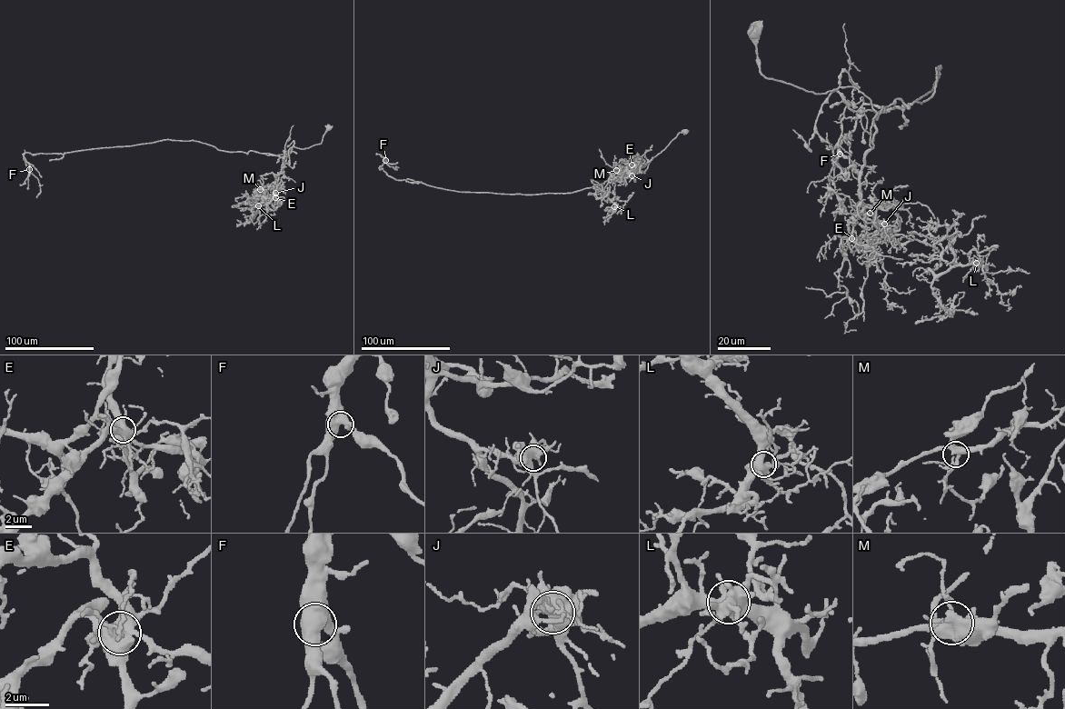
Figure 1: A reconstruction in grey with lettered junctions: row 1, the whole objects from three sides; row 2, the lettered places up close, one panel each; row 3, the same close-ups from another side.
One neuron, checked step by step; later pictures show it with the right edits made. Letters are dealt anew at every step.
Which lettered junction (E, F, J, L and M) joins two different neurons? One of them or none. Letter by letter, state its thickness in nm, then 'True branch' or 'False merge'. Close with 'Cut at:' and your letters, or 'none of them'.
E: Thickness 600 nm. False merge
F: Thickness 550 nm. True branch
J: Thickness 550 nm. True branch
L: Thickness 550 nm. True branch
M: Thickness 400 nm. True branch
Cut at: E

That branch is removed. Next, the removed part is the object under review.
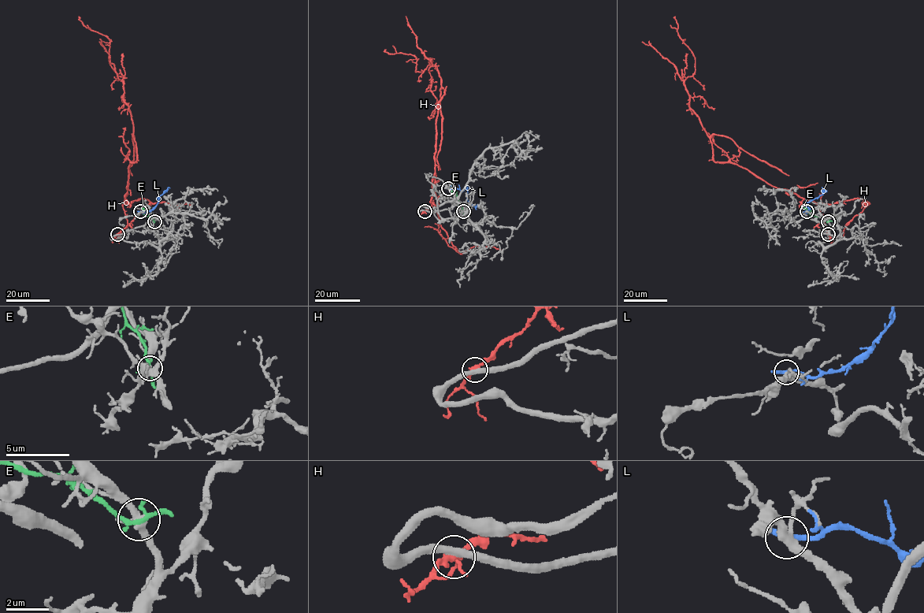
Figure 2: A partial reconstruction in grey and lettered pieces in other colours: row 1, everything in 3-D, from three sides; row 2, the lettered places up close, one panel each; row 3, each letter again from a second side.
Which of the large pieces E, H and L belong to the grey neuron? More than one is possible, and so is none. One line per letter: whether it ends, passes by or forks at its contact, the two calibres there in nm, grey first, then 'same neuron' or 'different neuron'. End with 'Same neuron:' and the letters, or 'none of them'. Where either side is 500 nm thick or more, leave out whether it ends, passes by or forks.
E: it forks there; 320 nm thick on the grey side, 170 nm on the other; different neuron
H: it passes by; 360 nm thick on the grey side, 320 nm on the other; different neuron
L: it passes by; 360 nm thick on the grey side, 240 nm on the other; different neuron
Same neuron: none of them

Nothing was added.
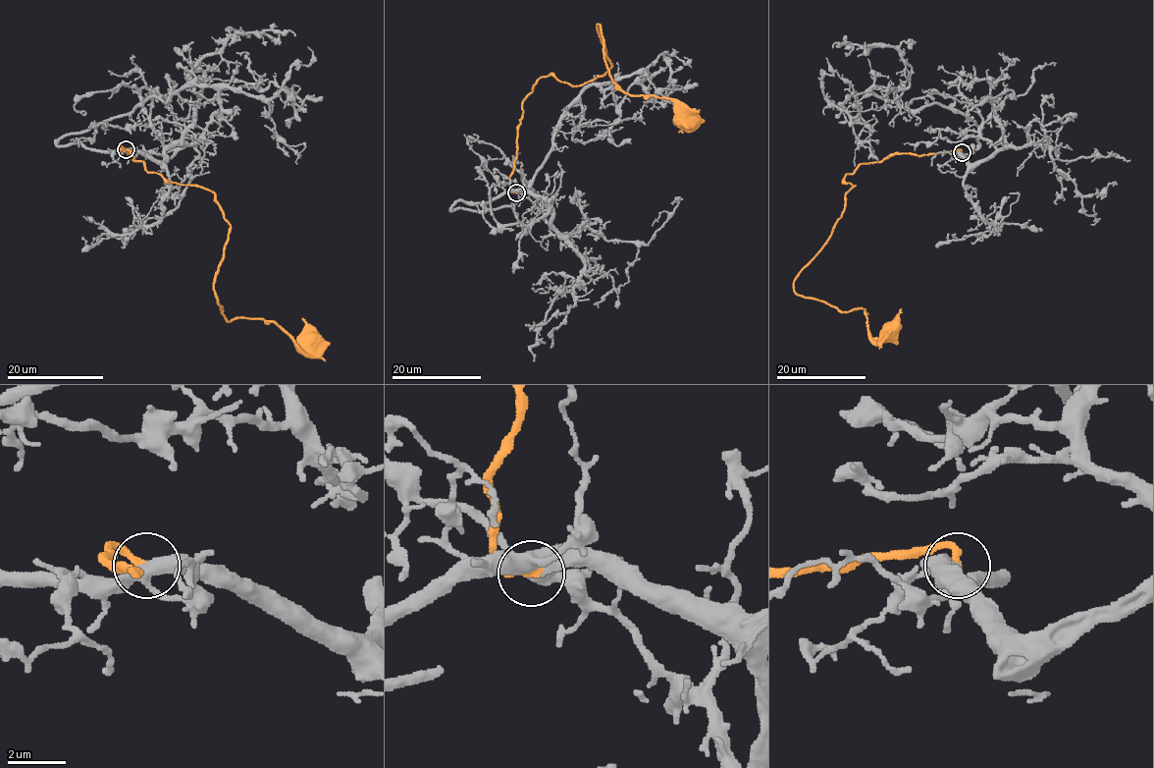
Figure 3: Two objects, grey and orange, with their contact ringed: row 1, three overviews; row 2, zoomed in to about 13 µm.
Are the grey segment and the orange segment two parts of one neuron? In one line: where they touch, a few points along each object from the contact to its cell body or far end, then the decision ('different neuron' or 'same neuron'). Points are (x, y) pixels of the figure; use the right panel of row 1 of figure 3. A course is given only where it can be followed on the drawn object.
at (962, 152); grey runs (961, 152), (972, 163), (996, 150), (962, 114), (906, 110), (871, 89), (909, 86), (899, 52), (832, 48); orange runs (961, 152), (847, 174), (841, 216), (794, 281), (863, 308), (872, 338), (888, 330); same neuron

